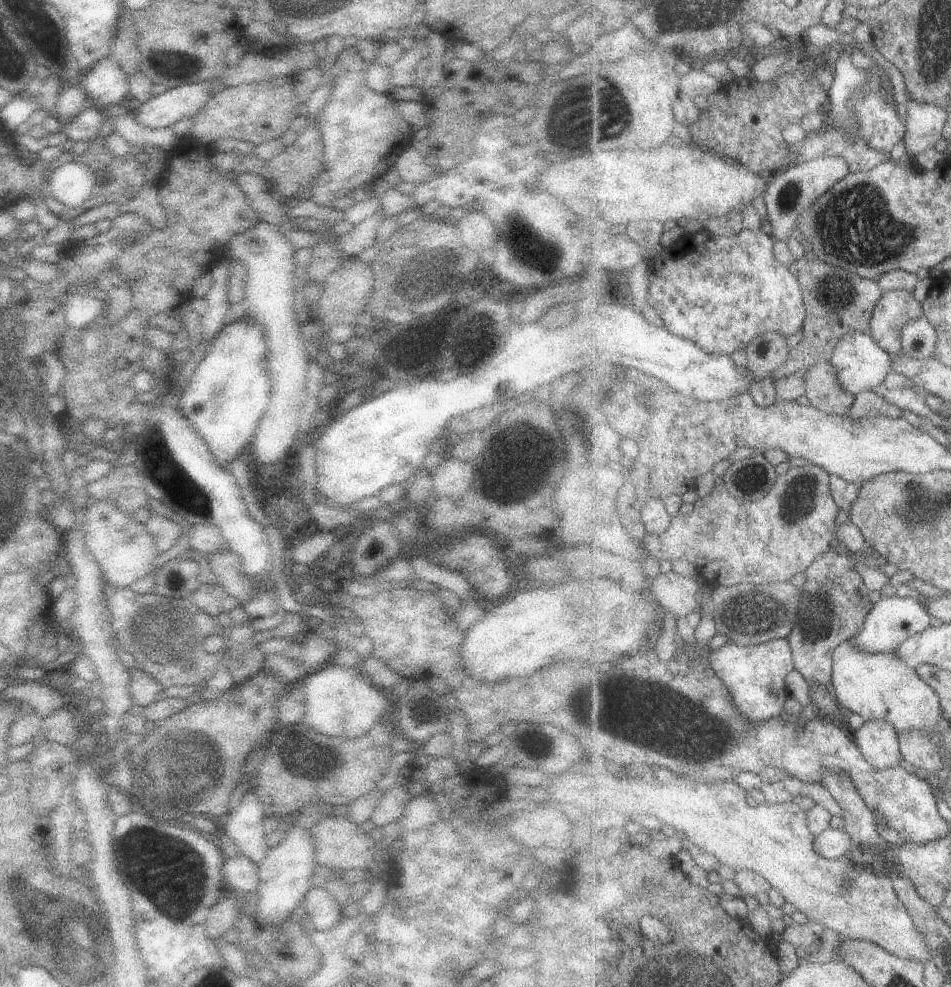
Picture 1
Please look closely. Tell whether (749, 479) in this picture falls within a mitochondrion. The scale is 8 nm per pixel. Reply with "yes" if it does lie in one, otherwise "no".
yes

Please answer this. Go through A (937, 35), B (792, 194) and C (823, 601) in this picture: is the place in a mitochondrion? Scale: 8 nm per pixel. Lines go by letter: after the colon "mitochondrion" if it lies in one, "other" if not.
A: mitochondrion
B: mitochondrion
C: other

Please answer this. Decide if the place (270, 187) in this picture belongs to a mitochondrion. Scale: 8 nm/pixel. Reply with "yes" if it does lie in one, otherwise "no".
no

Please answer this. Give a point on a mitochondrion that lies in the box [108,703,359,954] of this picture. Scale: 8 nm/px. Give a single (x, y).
(167, 886)

